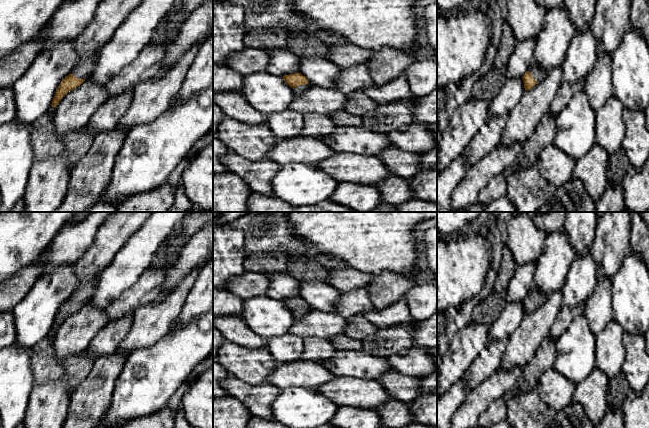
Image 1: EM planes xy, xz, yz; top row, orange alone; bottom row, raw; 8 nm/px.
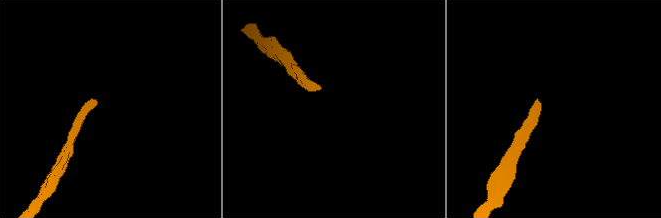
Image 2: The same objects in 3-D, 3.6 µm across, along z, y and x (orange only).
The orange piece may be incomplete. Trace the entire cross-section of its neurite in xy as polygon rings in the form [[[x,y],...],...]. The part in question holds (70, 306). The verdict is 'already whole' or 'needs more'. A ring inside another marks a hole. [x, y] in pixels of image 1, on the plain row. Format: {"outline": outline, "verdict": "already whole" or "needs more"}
{"outline": [[[96,278],[82,282],[78,285],[71,297],[66,300],[56,314],[51,330],[56,332],[61,323],[71,314],[80,310],[86,303],[89,303],[93,295]]], "verdict": "needs more"}

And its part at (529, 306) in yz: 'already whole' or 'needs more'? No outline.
needs more

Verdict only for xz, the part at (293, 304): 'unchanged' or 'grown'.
grown

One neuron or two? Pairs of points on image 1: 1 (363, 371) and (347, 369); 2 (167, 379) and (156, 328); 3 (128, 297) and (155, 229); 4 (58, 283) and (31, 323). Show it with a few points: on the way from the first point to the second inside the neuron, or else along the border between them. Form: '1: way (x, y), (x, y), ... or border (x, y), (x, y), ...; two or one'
1: way (359, 369), (351, 369); one
2: border (170, 328), (155, 343), (148, 347), (137, 348); two
3: border (149, 268), (115, 300); two
4: way (50, 293), (35, 313); one

